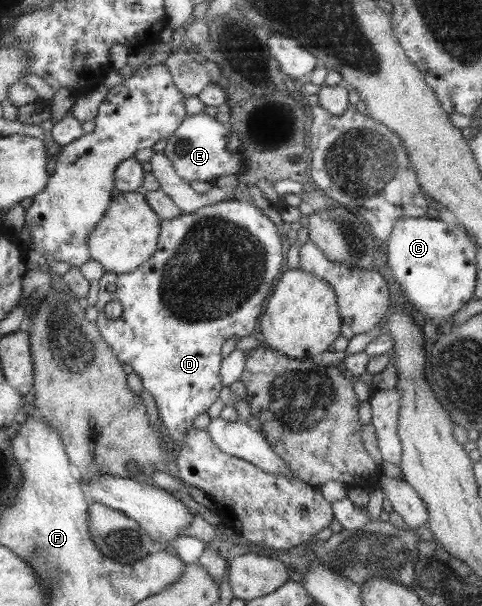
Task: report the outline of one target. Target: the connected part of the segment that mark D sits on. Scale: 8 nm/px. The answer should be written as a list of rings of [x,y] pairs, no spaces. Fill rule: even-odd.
[[[236,198],[235,200],[221,201],[213,203],[197,209],[194,213],[182,214],[178,219],[172,218],[162,221],[160,237],[158,238],[157,251],[147,259],[147,262],[137,267],[137,269],[124,273],[116,274],[113,272],[105,272],[100,281],[99,300],[96,302],[98,317],[96,326],[99,329],[101,337],[107,341],[112,347],[115,355],[123,364],[131,365],[133,372],[141,378],[144,389],[153,395],[157,408],[159,423],[166,435],[167,441],[174,452],[180,449],[185,443],[185,435],[189,429],[193,429],[193,421],[200,413],[207,413],[211,404],[220,399],[220,393],[224,385],[221,383],[221,346],[227,339],[231,337],[247,337],[255,333],[255,327],[259,323],[259,314],[263,311],[263,303],[265,299],[273,293],[275,284],[278,282],[281,273],[281,265],[283,265],[283,245],[276,227],[262,211],[250,201],[250,199]],[[117,300],[122,305],[122,315],[115,319],[107,319],[104,315],[104,307],[107,302]]]

